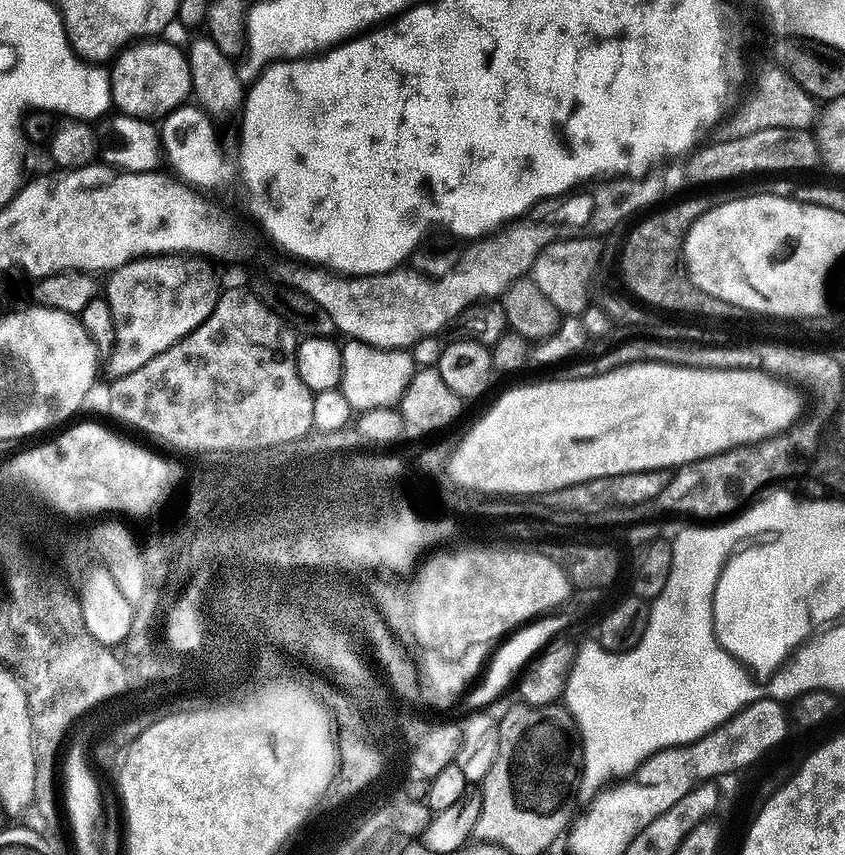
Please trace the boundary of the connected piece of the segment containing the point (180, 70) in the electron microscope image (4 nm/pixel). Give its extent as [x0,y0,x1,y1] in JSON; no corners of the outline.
[110,38,192,121]

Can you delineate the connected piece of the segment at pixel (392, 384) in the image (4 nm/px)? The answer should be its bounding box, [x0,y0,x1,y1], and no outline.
[339,340,418,413]

